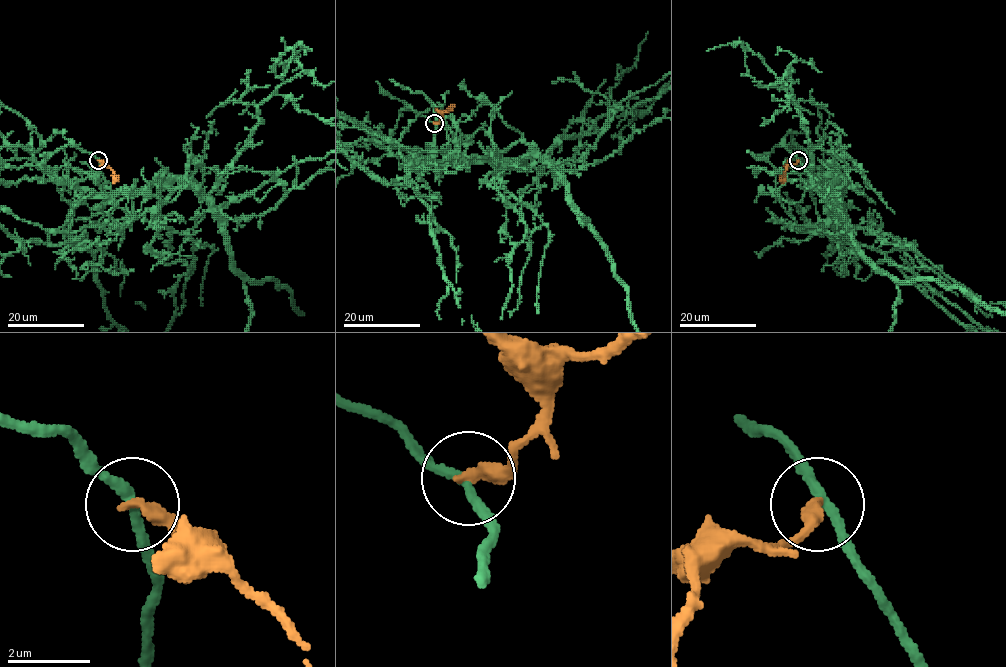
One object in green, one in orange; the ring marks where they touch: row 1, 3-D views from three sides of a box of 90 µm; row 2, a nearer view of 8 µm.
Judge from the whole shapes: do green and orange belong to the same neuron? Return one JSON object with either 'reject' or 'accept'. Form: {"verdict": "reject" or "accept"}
{"verdict": "reject"}

